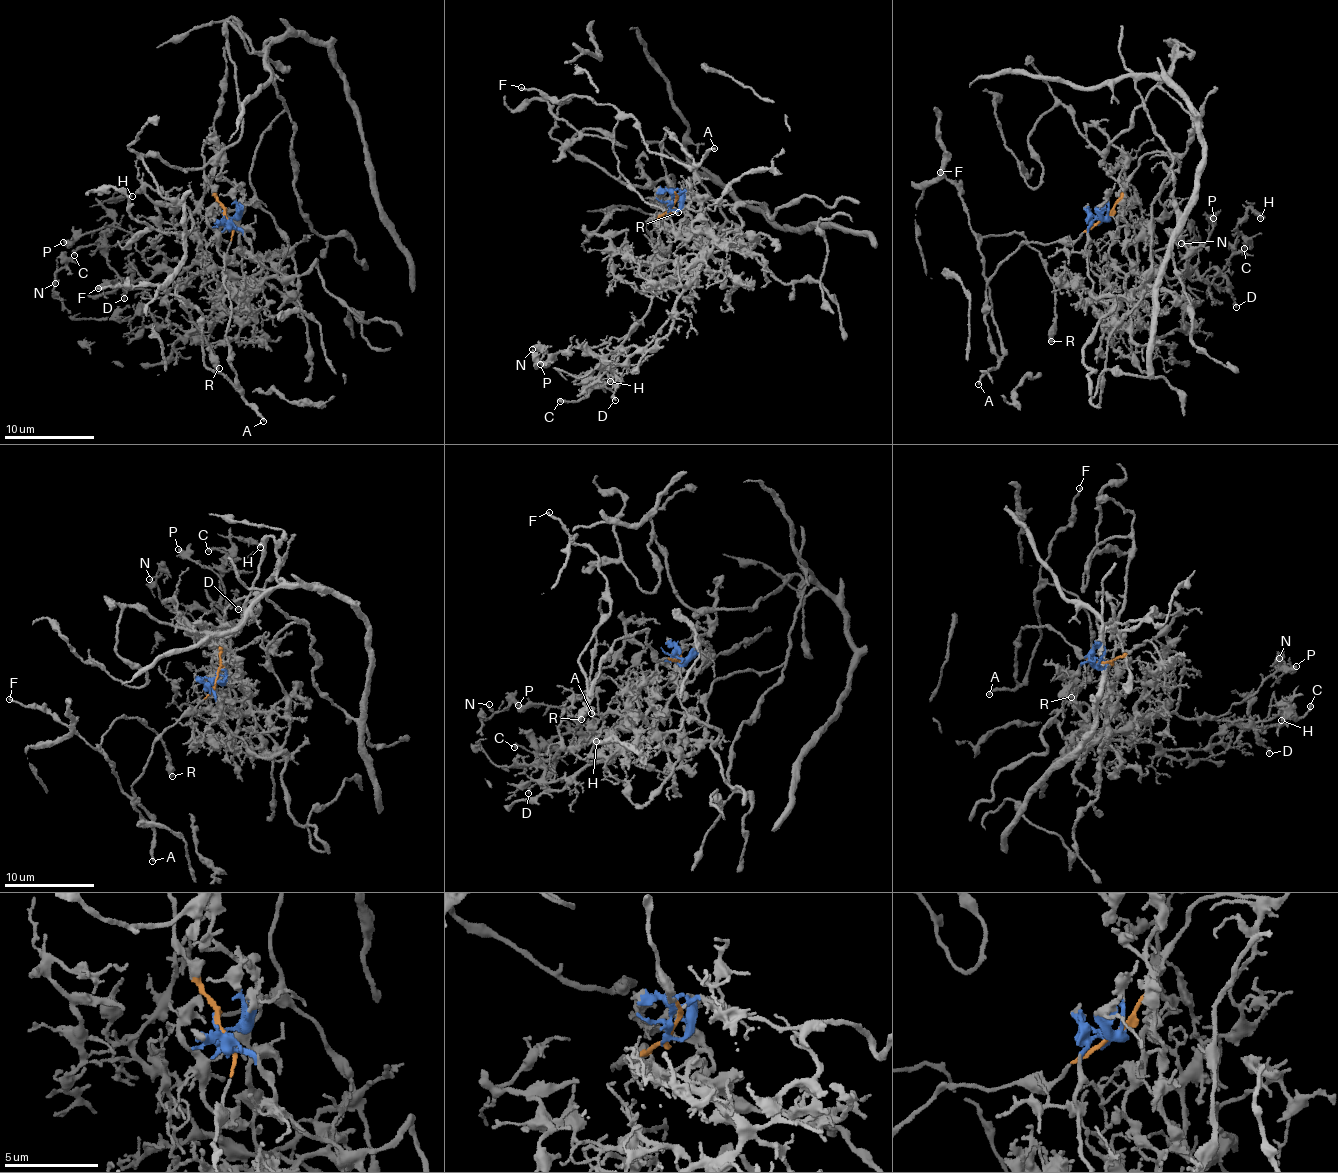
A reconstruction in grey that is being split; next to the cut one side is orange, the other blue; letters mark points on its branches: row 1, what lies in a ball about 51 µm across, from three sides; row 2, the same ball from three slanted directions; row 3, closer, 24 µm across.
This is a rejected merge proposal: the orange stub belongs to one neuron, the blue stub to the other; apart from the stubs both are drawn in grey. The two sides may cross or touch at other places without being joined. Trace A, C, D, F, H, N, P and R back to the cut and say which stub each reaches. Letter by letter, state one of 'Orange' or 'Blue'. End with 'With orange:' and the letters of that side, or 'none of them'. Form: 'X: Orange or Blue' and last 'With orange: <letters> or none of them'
A: Orange
C: Blue
D: Blue
F: Orange
H: Blue
N: Blue
P: Blue
R: Orange
With orange: A, F, R

